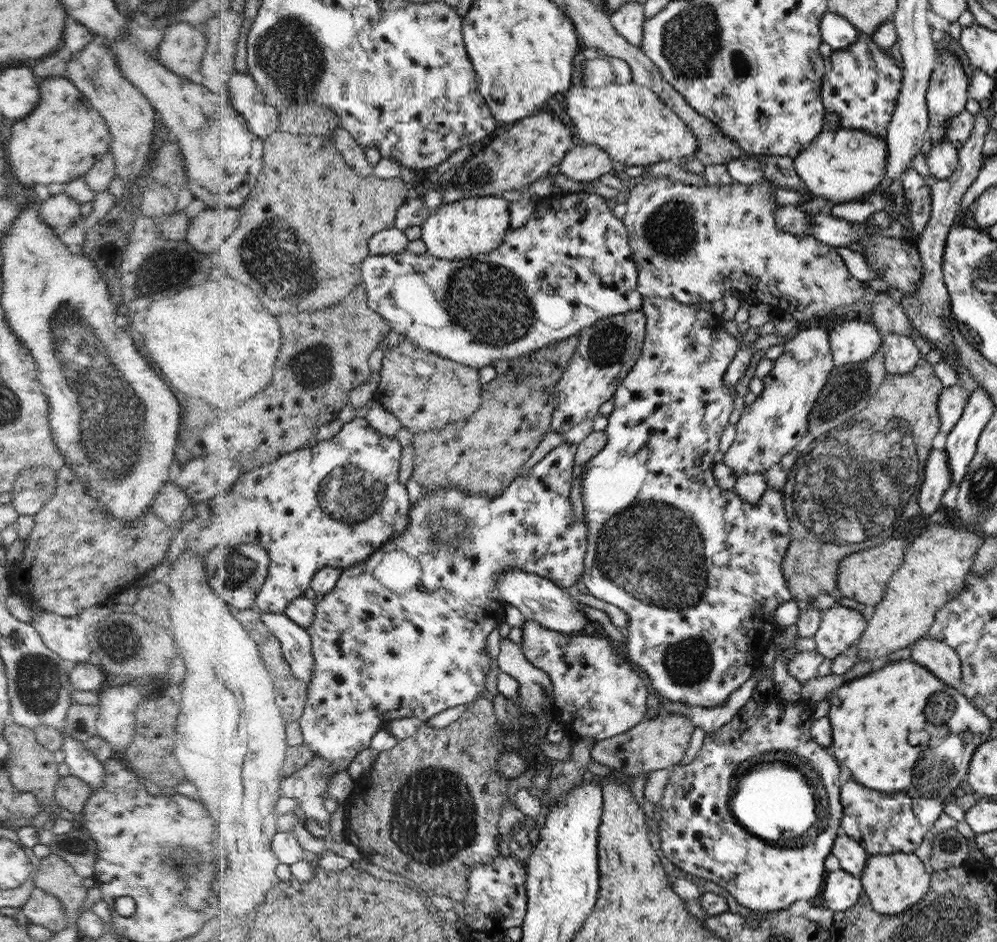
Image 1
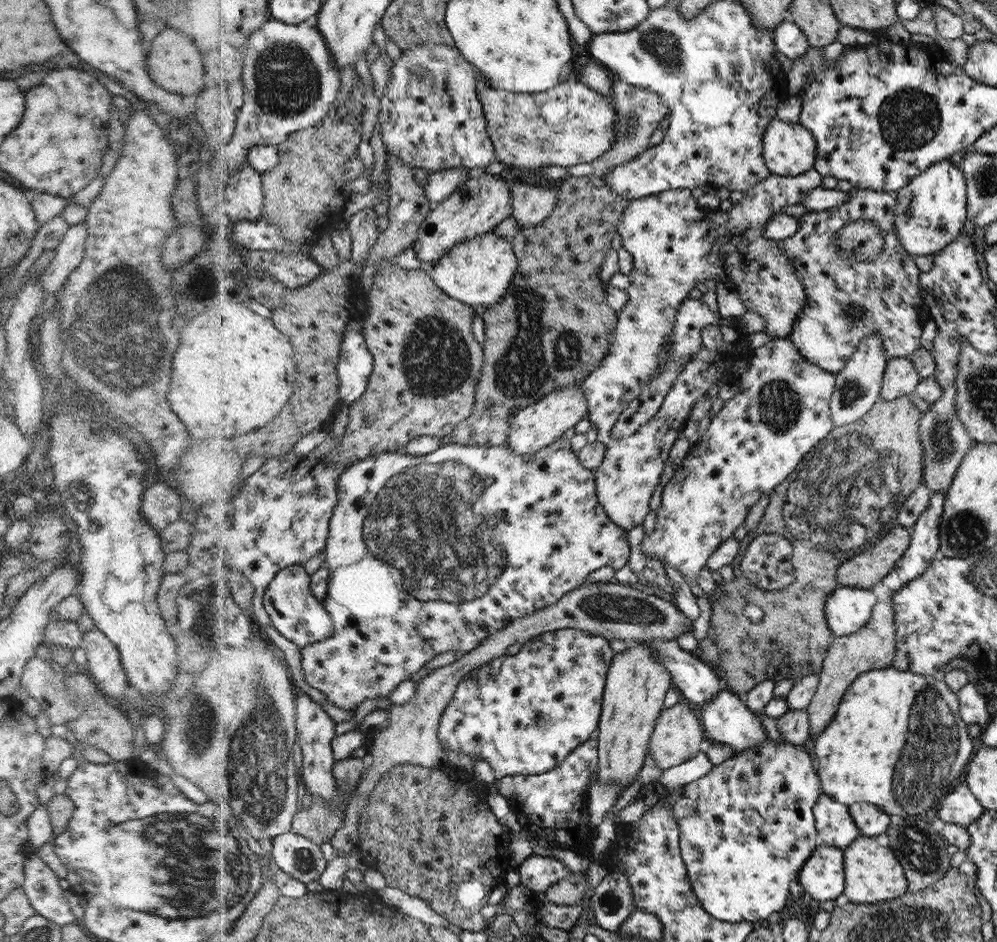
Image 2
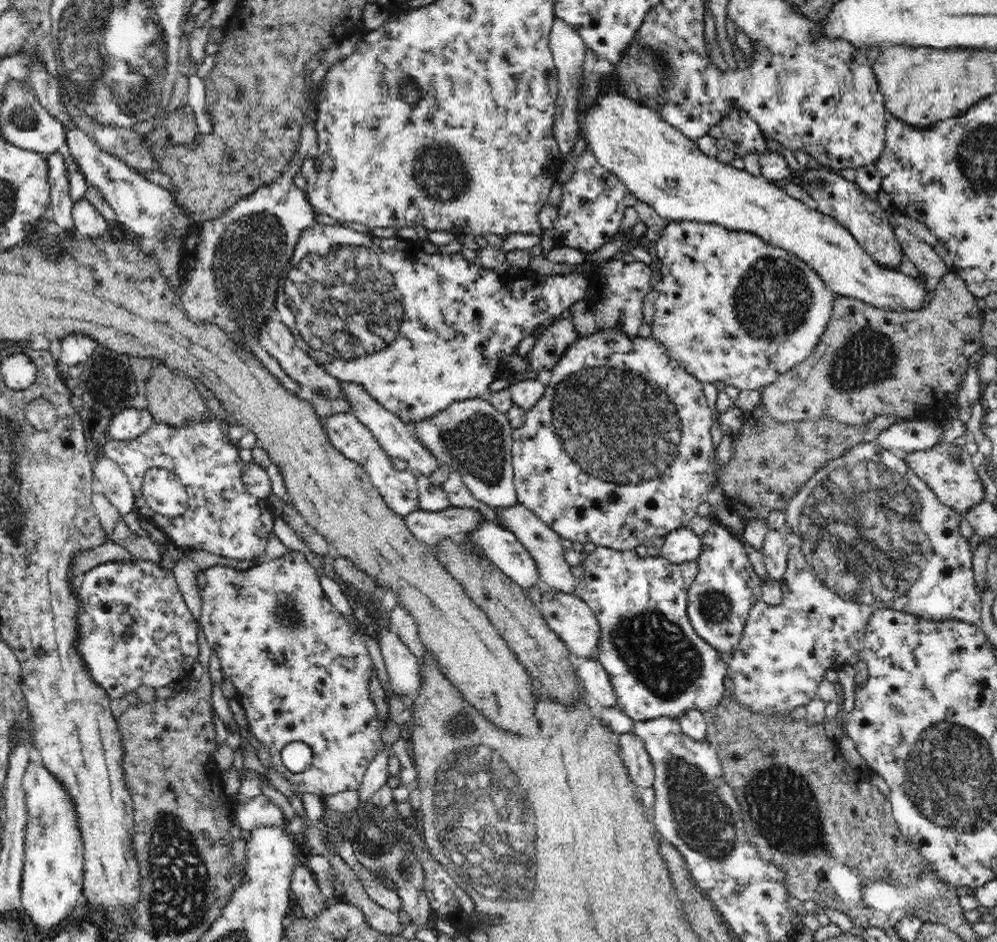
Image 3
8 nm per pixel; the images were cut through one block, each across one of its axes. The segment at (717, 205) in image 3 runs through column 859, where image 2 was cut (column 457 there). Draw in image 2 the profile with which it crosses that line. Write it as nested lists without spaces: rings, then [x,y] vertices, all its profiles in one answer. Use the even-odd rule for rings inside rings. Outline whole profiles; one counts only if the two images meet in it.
[[[493,231],[479,234],[466,242],[456,245],[429,269],[430,276],[452,297],[460,299],[470,306],[487,306],[499,304],[507,296],[510,286],[519,269],[518,256],[514,246],[502,235]]]

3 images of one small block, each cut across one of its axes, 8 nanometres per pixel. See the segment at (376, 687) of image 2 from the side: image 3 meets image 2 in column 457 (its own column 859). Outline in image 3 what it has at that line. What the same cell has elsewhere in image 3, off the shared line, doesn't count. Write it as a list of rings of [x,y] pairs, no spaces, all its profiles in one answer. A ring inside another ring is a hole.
[[[857,443],[849,447],[838,458],[830,459],[818,470],[798,492],[789,500],[785,510],[785,537],[789,546],[787,556],[787,567],[784,577],[779,578],[783,592],[781,601],[776,604],[764,602],[762,599],[755,600],[748,609],[747,619],[742,632],[738,637],[735,649],[730,652],[727,667],[732,692],[729,694],[734,703],[742,708],[750,716],[764,718],[786,718],[798,706],[808,706],[812,700],[817,698],[820,684],[826,679],[828,672],[839,671],[846,665],[848,660],[862,650],[864,646],[865,627],[869,617],[877,608],[882,610],[902,611],[906,614],[914,614],[923,619],[942,621],[951,618],[966,621],[972,624],[980,623],[981,597],[976,592],[972,571],[972,556],[968,539],[964,538],[958,531],[960,515],[951,508],[944,506],[935,495],[926,481],[910,467],[906,462],[906,454],[897,450],[884,450],[874,443]]]

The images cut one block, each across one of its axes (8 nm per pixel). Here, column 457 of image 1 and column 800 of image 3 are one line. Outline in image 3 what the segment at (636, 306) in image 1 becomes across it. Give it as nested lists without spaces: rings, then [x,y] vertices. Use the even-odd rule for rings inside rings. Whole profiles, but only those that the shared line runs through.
[[[670,222],[660,238],[656,240],[656,250],[662,265],[660,268],[662,278],[643,300],[643,320],[652,327],[652,339],[663,344],[670,356],[702,383],[722,380],[726,384],[734,385],[740,391],[746,389],[759,390],[774,382],[780,374],[784,374],[791,366],[805,359],[814,350],[822,334],[826,331],[836,293],[800,258],[786,252],[786,250],[768,244],[758,236],[731,231],[713,223]]]

